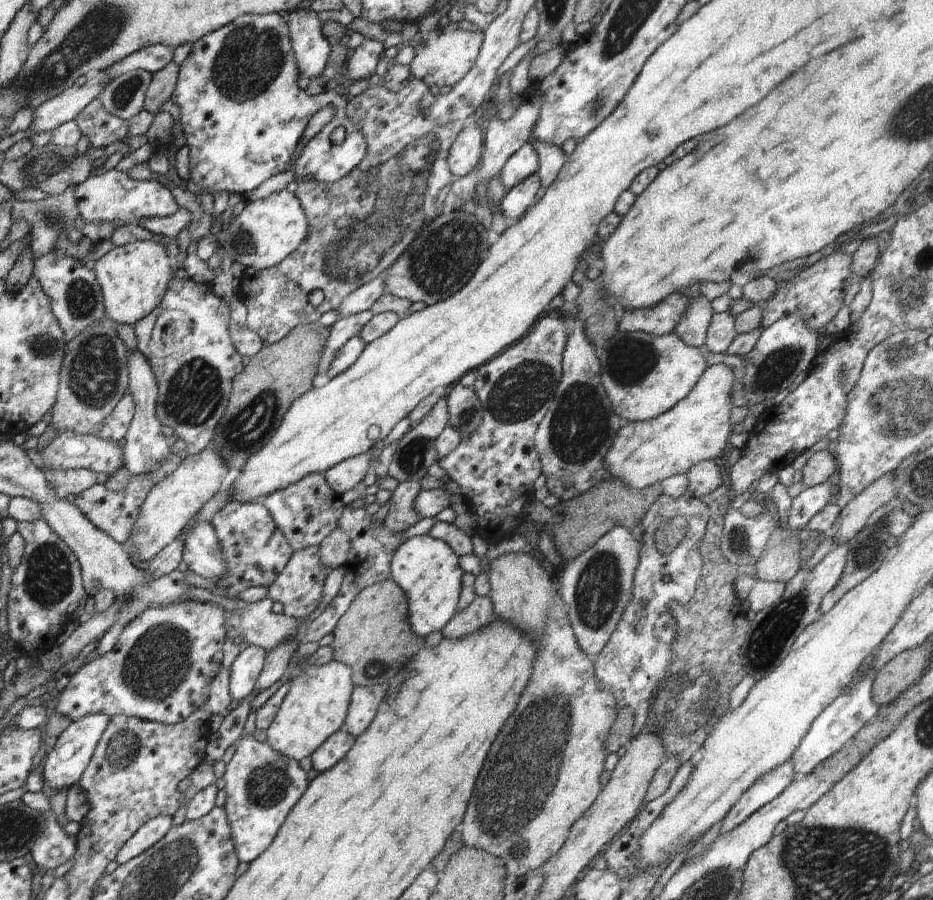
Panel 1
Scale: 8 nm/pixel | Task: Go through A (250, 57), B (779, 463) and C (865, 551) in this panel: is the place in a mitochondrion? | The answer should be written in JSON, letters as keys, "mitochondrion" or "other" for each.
{"A":"mitochondrion","B":"other","C":"mitochondrion"}

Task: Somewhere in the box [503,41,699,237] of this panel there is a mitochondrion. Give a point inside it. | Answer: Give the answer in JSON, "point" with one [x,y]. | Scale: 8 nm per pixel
{"point":[597,102]}

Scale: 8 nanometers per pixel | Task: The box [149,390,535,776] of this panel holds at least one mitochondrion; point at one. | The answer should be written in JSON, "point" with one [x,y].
{"point":[411,456]}

